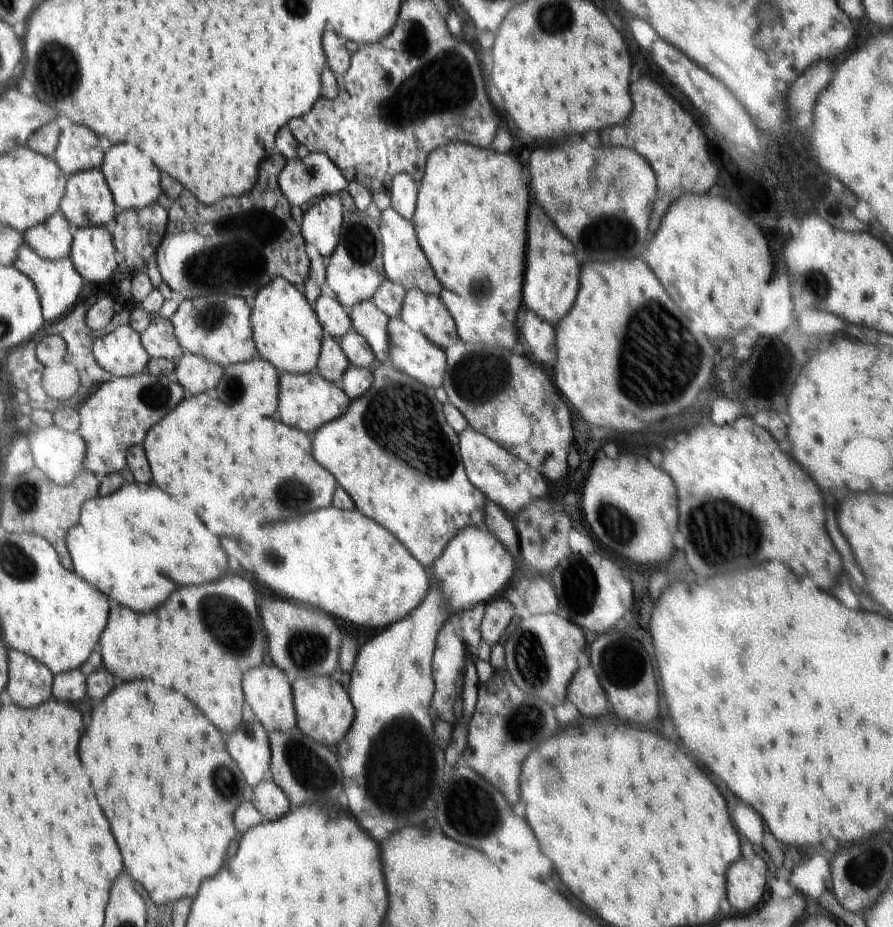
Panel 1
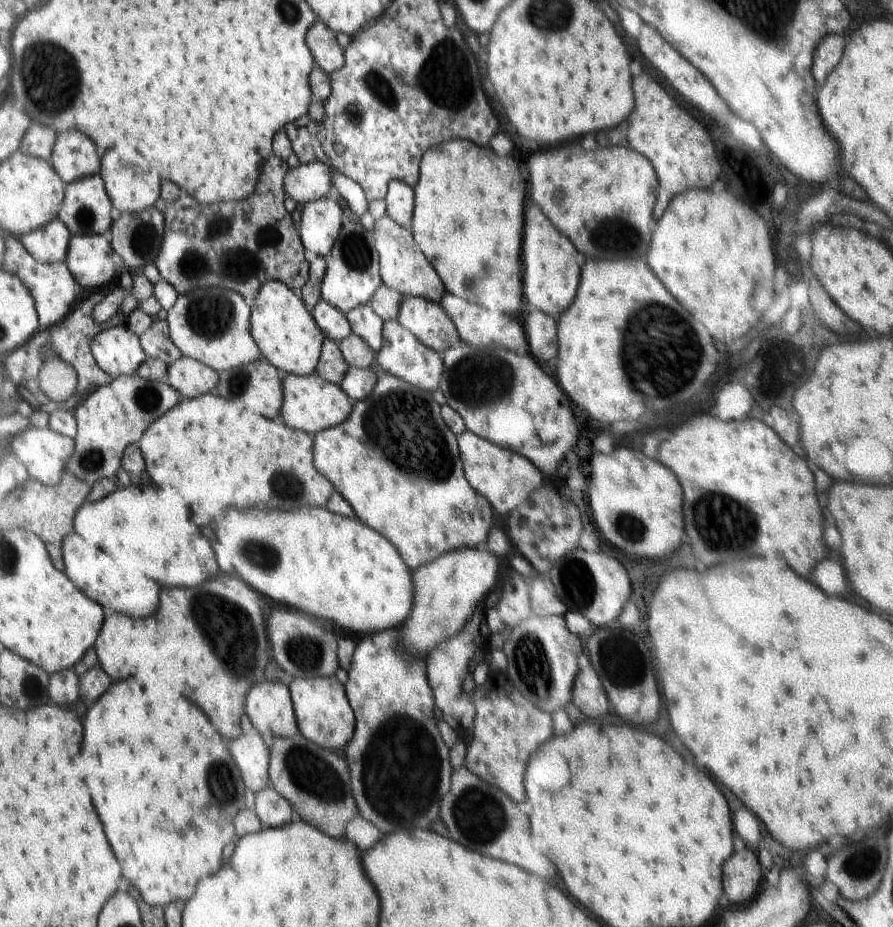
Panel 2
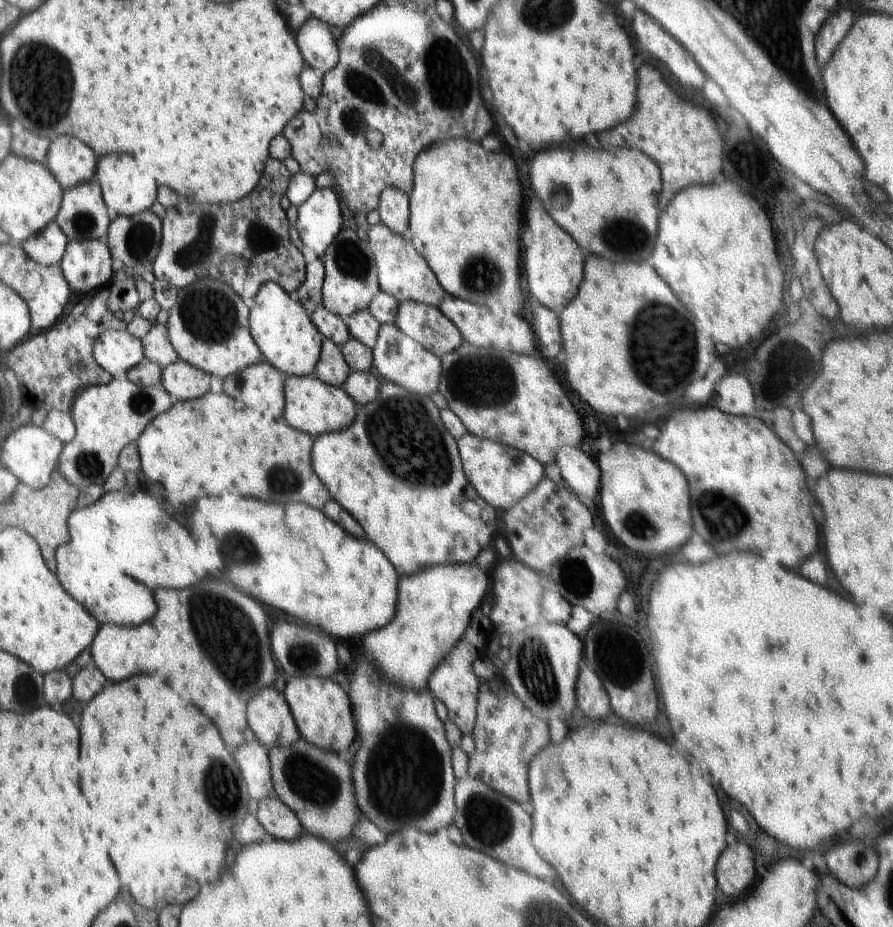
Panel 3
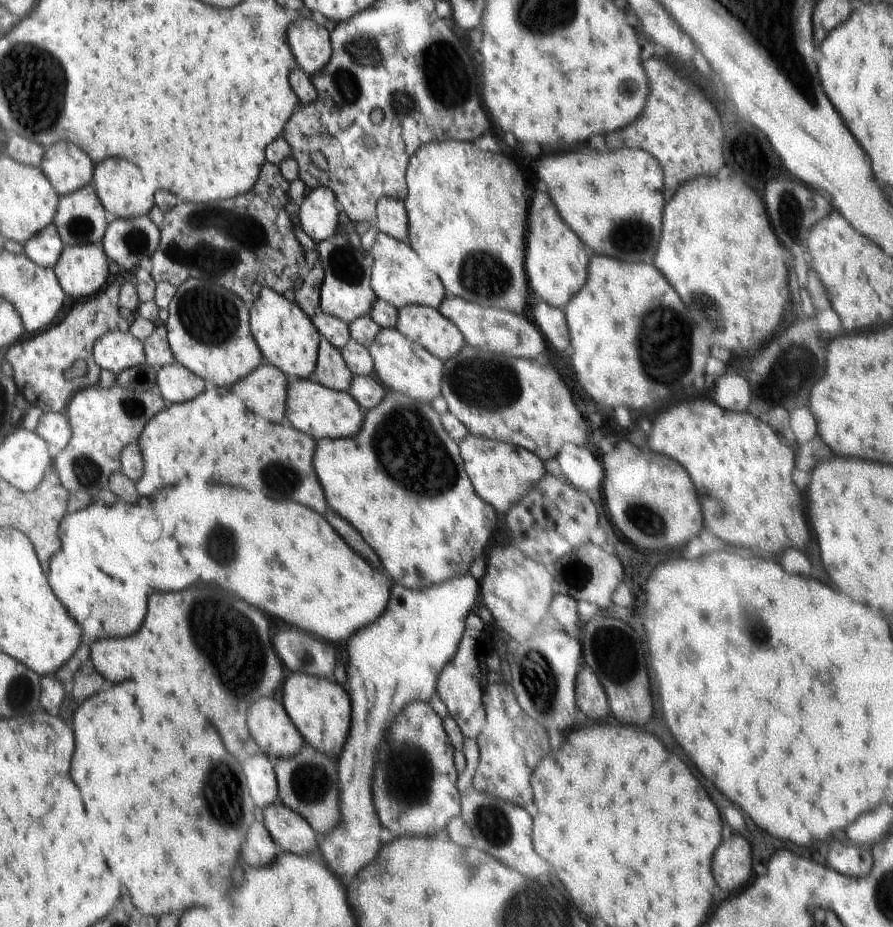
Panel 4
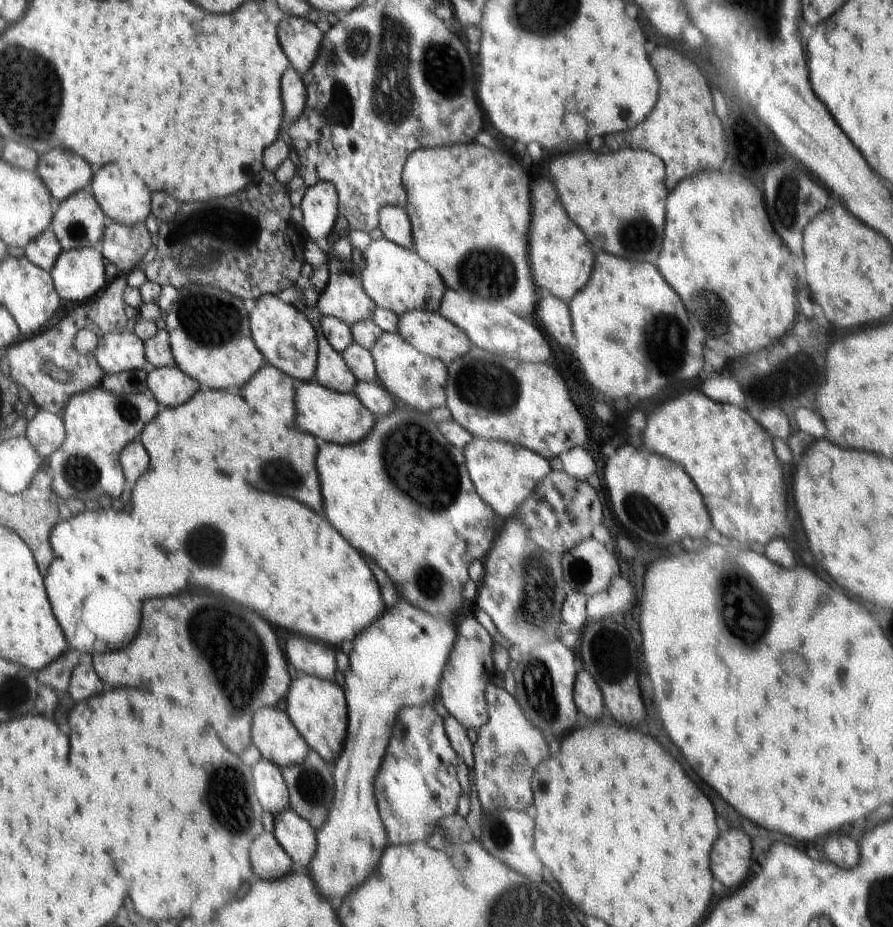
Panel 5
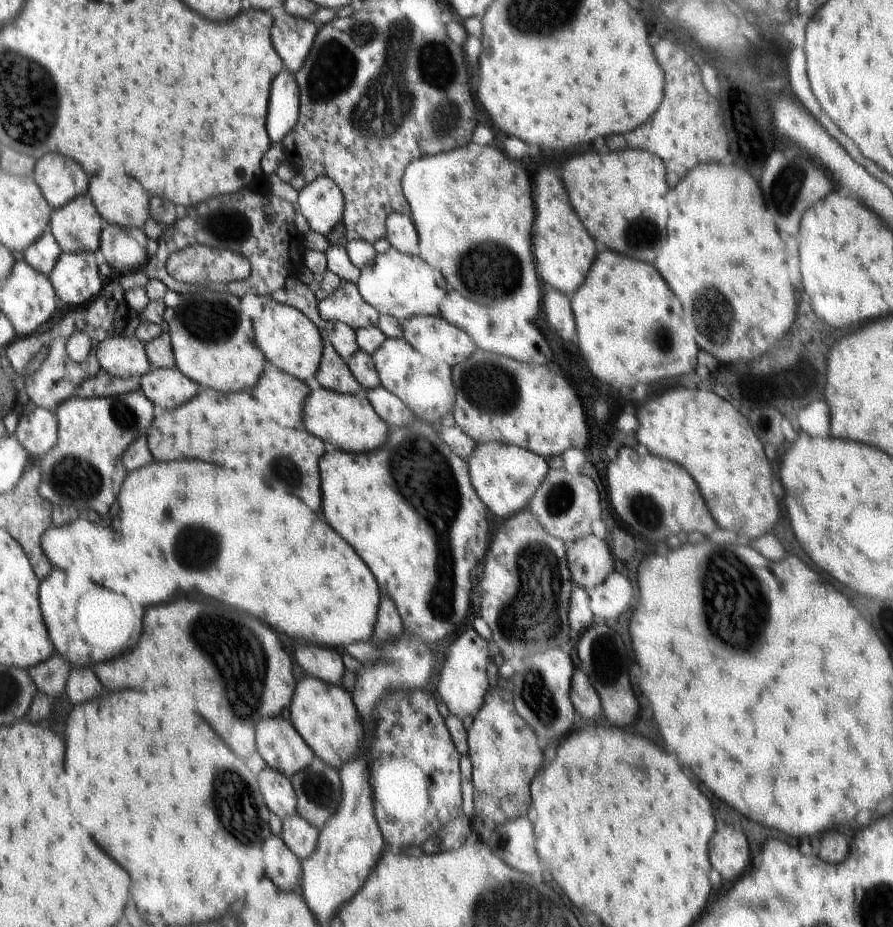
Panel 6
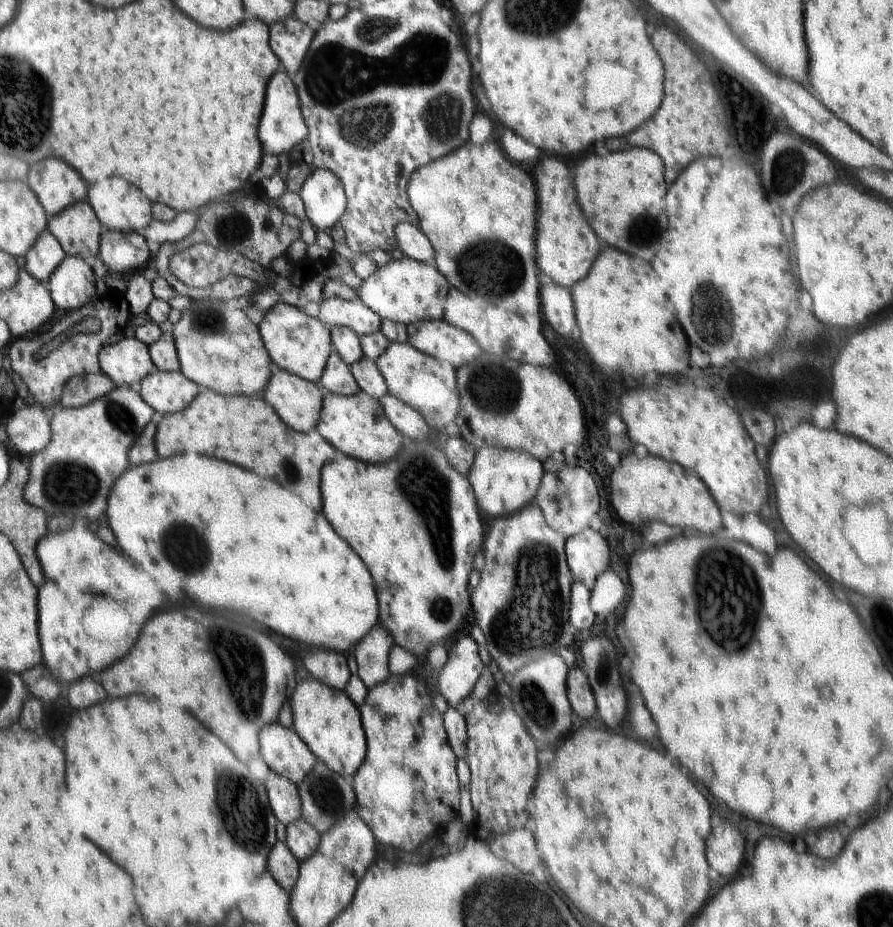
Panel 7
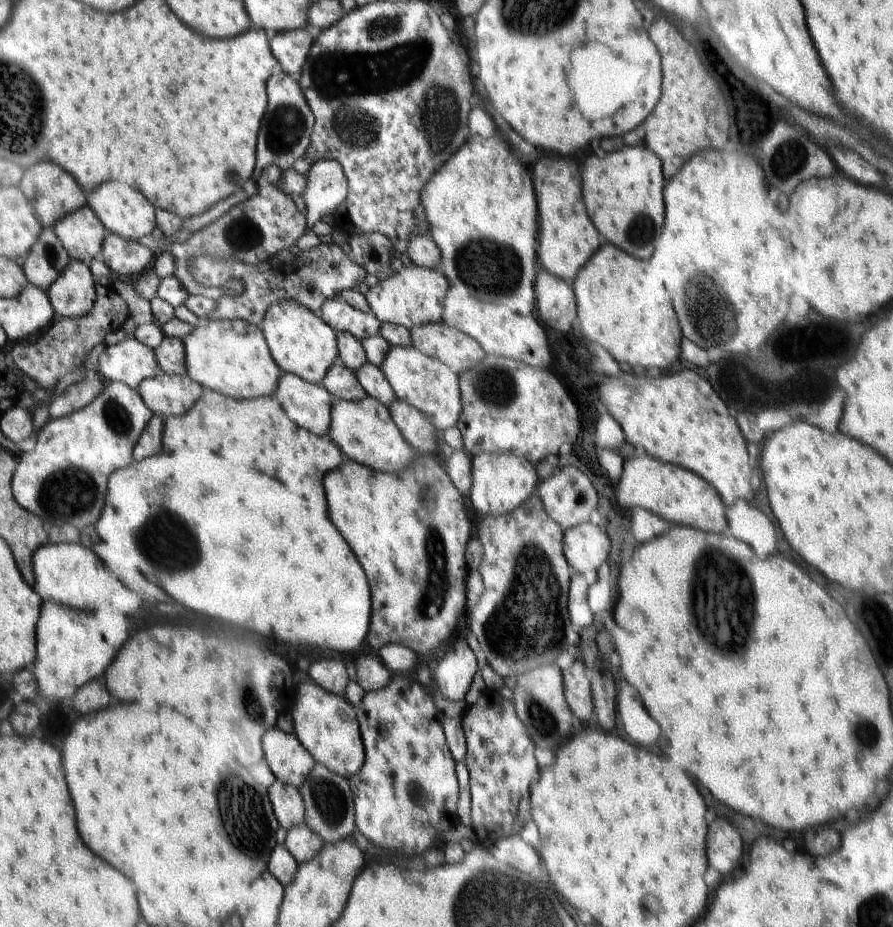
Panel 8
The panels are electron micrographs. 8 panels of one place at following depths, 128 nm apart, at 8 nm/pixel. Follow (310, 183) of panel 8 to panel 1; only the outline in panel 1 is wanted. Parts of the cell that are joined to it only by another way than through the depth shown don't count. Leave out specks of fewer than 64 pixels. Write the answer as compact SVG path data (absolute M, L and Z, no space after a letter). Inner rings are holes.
M338 194L317 200L304 210L301 236L305 244L314 246L325 260L329 260L338 247L344 214Z

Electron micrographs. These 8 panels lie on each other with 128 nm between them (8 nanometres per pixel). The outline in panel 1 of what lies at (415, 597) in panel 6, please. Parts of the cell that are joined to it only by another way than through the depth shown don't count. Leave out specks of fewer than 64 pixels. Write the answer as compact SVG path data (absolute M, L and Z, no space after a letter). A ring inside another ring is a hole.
M389 360L377 363L372 368L372 372L372 388L360 398L351 401L344 415L323 425L317 432L311 435L312 456L322 468L326 468L326 470L336 478L337 486L341 486L344 492L350 496L358 512L362 512L362 514L365 514L368 518L374 520L374 522L378 522L380 526L385 526L386 530L389 530L390 534L394 534L394 538L398 538L406 547L406 550L408 550L425 569L428 569L436 562L437 558L440 558L445 546L458 532L462 532L467 526L478 526L478 528L484 526L487 498L483 495L481 490L478 490L478 488L468 480L468 476L466 476L465 466L460 458L458 448L459 434L456 434L456 432L452 430L452 426L446 422L444 412L442 412L442 404L434 398L434 390L430 390L427 386L422 386L420 382L414 380L414 378L402 374L400 370L396 370L395 366L392 366Z

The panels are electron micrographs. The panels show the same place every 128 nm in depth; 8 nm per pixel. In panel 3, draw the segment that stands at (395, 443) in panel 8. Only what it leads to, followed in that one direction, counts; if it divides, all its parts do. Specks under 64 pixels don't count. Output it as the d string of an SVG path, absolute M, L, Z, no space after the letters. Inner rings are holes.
M287 375L284 381L285 407L282 419L292 428L313 437L326 432L338 432L352 426L359 406L342 387L332 386L316 376Z

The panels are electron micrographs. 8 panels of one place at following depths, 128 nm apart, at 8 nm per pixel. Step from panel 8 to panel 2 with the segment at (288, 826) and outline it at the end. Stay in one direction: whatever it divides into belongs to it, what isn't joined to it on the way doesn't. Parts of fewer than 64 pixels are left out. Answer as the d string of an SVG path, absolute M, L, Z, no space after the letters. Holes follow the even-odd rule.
M246 713L241 718L242 734L232 740L230 754L239 768L245 788L260 792L270 786L269 782L269 747L258 730L250 722Z

